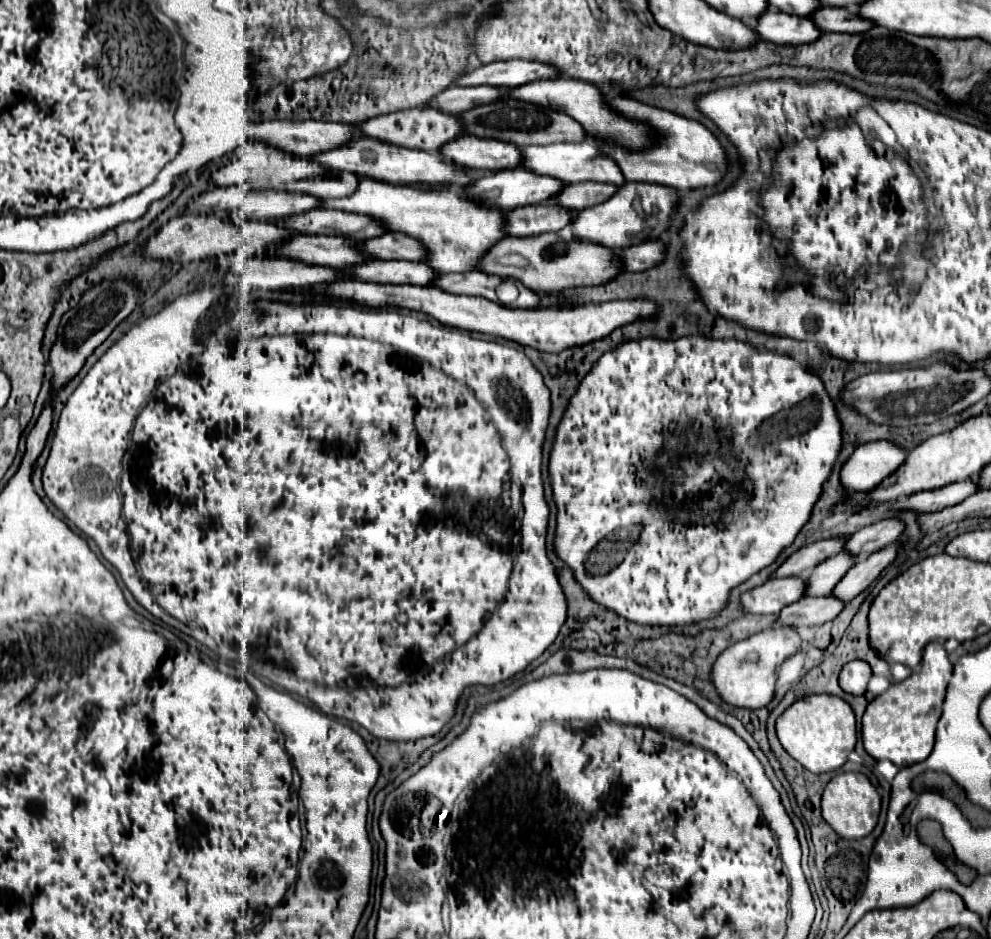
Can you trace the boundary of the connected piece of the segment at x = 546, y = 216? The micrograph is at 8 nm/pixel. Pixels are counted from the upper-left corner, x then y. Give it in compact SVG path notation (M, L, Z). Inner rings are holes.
M535 204L535 206L523 206L507 212L507 226L503 226L503 232L507 236L535 236L543 232L559 232L571 222L571 210L561 208L557 204Z

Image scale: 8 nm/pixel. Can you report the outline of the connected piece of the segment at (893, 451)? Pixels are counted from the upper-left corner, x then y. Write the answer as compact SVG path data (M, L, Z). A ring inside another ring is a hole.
M875 440L857 446L851 458L841 466L841 486L849 492L873 490L905 460L907 452L889 440Z

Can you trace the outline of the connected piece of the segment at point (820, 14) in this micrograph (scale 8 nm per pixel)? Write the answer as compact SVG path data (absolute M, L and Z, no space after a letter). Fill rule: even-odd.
M821 6L811 14L815 18L815 26L823 32L845 32L845 34L861 34L869 28L873 28L873 22L859 18L857 14L845 10L845 8L831 8L831 6Z

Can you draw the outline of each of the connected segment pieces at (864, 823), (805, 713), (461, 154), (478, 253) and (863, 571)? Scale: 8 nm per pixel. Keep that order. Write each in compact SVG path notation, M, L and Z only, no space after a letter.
M843 772L835 774L829 784L825 786L825 792L821 796L821 816L823 820L841 836L847 840L861 840L877 824L881 810L881 796L877 788L869 782L867 776L857 774L857 772Z
M813 694L793 702L777 718L777 738L785 752L797 760L805 770L815 774L825 774L841 768L847 762L849 752L855 748L855 714L851 706L831 694Z
M471 134L455 138L455 142L449 142L439 152L447 162L467 170L505 170L519 166L523 160L513 144L491 138L477 138Z
M361 178L359 188L355 194L351 194L351 198L319 200L319 208L373 216L385 230L401 232L415 240L421 240L423 246L427 246L427 258L423 258L423 264L439 270L441 274L475 270L483 254L503 238L501 226L505 212L465 200L461 190L455 186L445 192L431 192L417 190L413 186L393 186L377 182L373 178Z
M891 544L879 552L869 554L867 558L861 558L855 566L851 566L851 570L841 578L841 582L837 582L831 594L835 594L835 598L843 598L843 602L853 600L879 576L879 572L887 564L893 562L895 554L897 554L897 544Z

